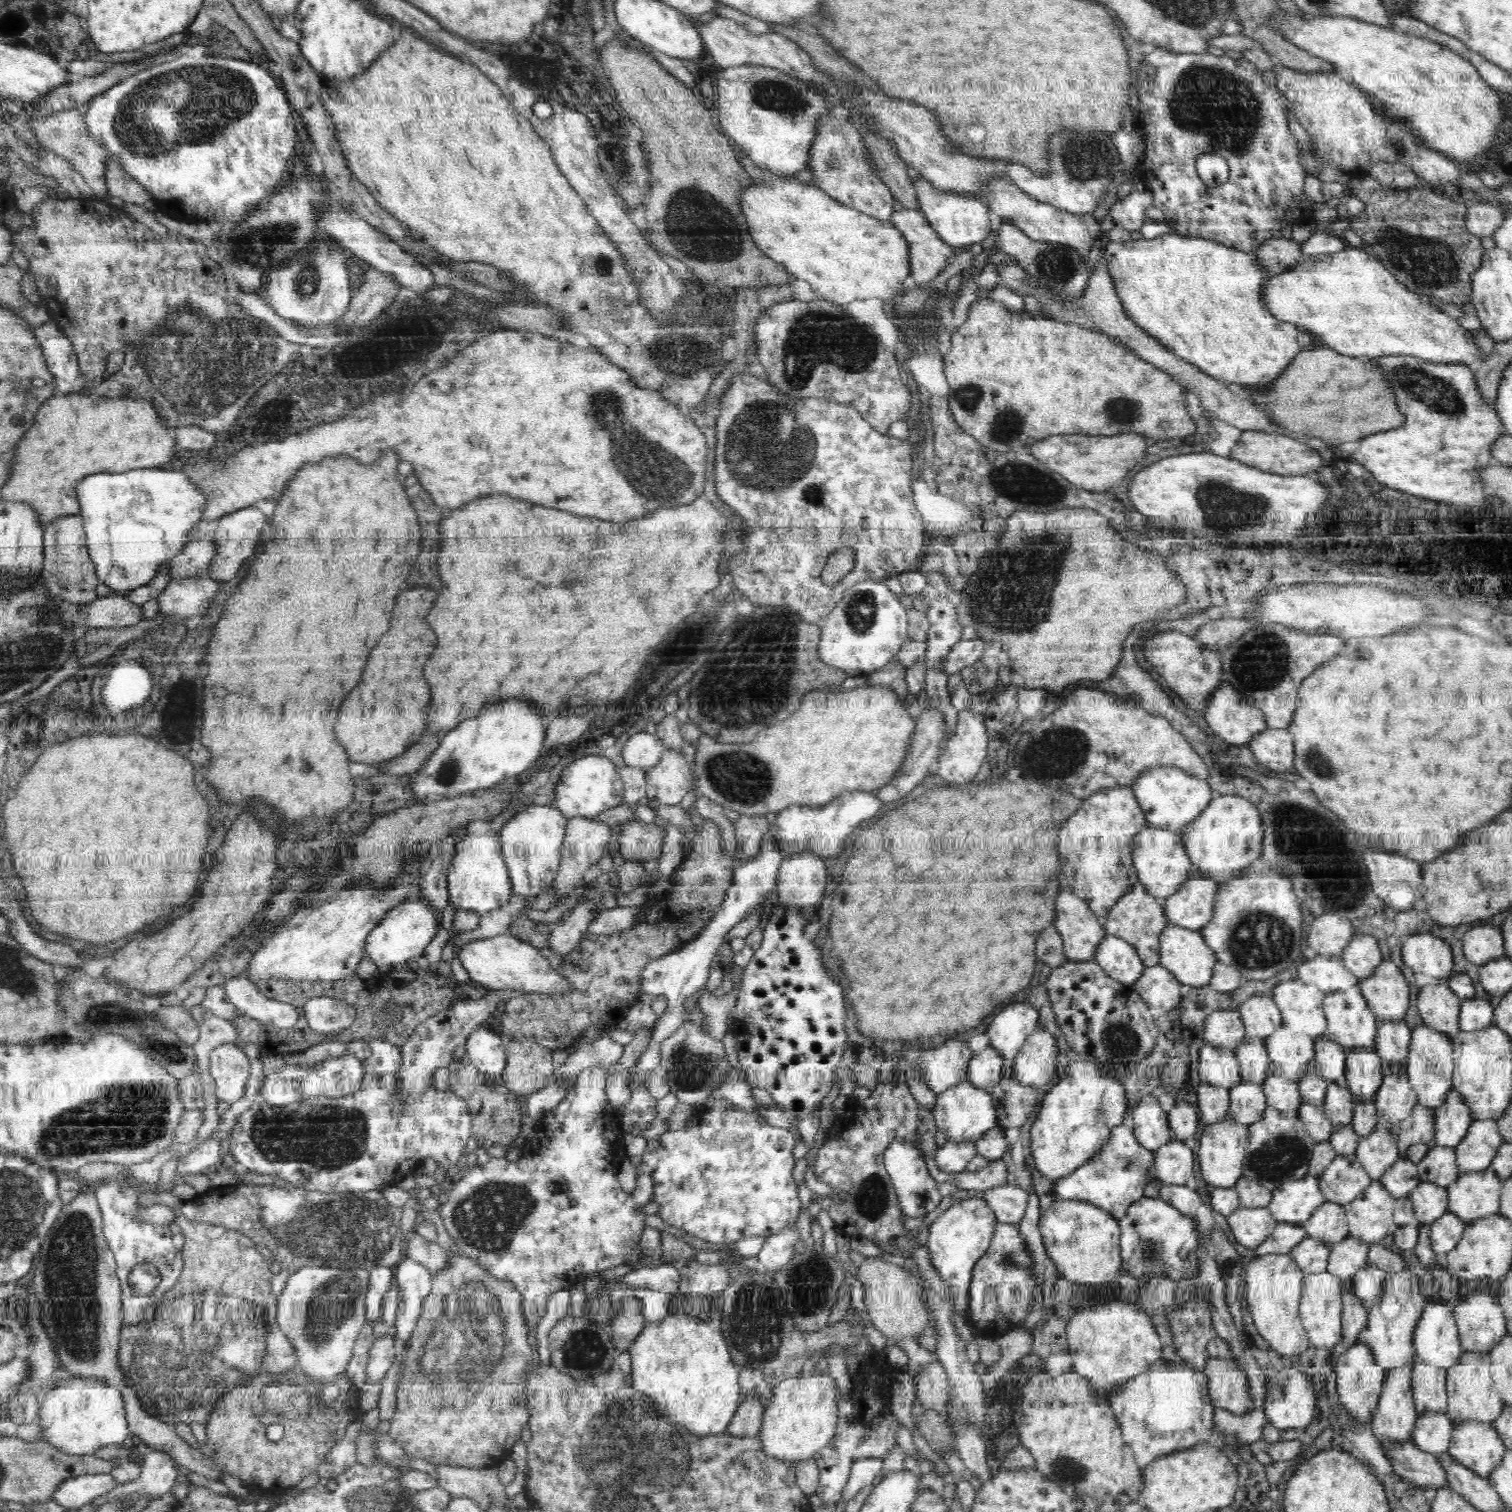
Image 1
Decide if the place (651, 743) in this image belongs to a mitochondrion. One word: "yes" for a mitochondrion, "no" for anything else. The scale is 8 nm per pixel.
no

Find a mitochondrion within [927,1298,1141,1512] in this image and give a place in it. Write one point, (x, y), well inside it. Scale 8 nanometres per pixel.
(1070, 1472)

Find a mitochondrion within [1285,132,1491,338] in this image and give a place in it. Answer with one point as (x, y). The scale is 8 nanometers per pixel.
(1425, 262)

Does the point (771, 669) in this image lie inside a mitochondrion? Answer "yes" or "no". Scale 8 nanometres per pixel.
yes

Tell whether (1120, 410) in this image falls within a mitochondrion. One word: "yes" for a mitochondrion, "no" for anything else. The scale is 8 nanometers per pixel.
yes

